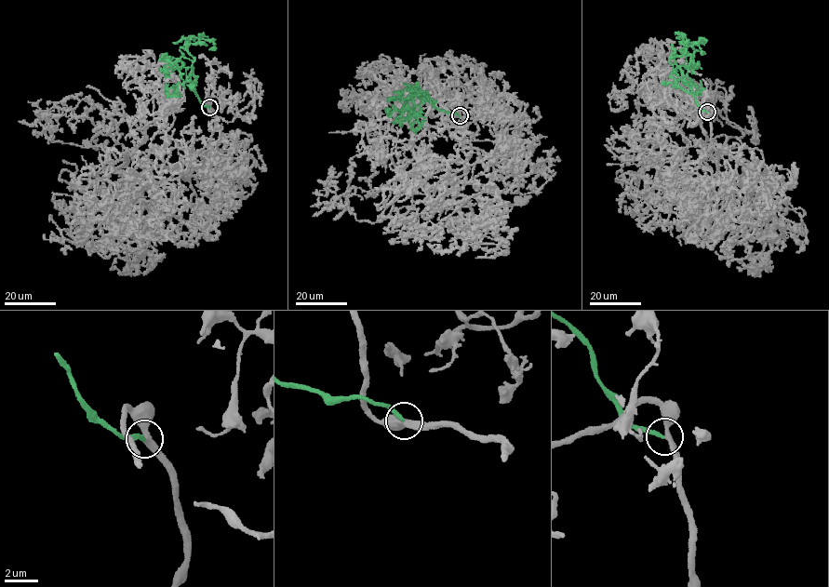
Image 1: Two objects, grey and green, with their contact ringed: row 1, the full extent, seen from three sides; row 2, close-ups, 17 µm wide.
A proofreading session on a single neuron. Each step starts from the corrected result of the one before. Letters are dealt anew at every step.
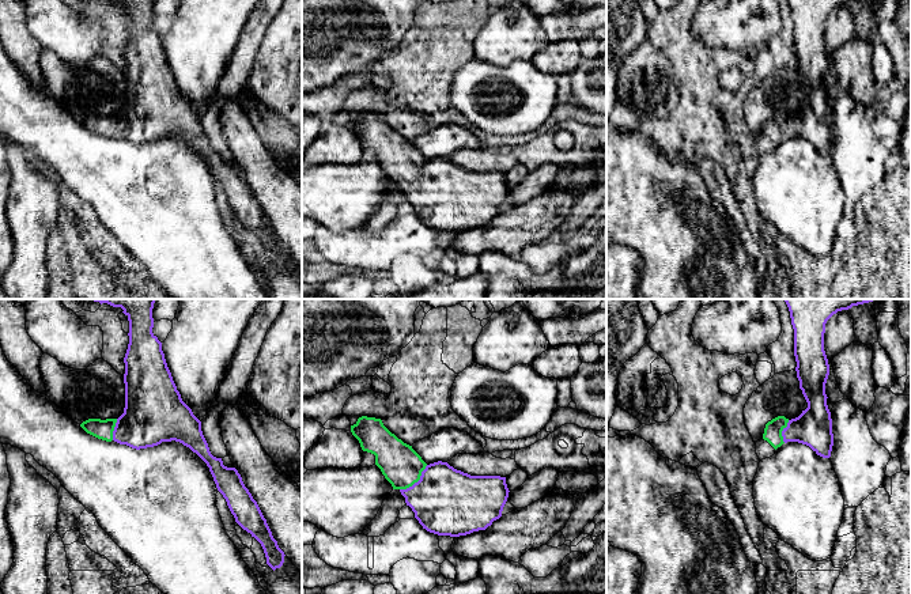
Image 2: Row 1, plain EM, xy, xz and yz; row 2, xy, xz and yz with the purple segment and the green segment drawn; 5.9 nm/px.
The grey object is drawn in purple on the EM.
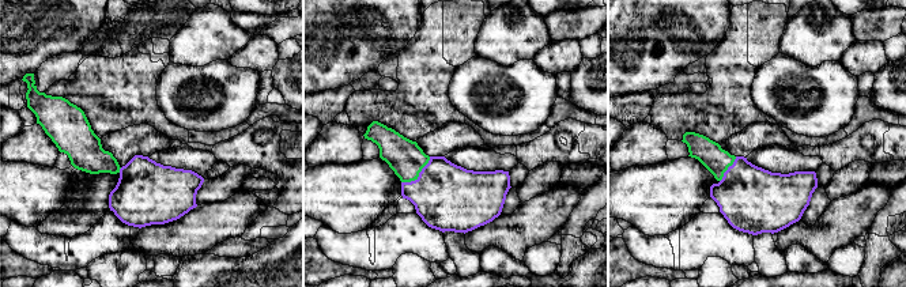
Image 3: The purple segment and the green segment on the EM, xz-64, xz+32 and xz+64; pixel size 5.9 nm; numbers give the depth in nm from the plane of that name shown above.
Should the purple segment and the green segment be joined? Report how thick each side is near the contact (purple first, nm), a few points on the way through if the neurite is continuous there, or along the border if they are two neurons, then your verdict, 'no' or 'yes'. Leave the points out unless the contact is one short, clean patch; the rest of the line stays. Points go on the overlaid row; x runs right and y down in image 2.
calibres 400 and 240 nm; way xz (446, 502), (418, 481), (400, 464); yes

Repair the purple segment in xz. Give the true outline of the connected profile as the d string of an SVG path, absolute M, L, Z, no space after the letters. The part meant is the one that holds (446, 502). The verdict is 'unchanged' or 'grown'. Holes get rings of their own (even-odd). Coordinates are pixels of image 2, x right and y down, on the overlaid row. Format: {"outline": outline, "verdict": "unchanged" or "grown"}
{"outline": "M362 416L351 425L351 432L363 451L375 455L375 465L393 489L401 492L407 506L412 508L415 518L427 531L460 537L485 530L502 517L510 492L506 477L470 476L442 461L427 465L412 446L392 434L381 419Z", "verdict": "grown"}

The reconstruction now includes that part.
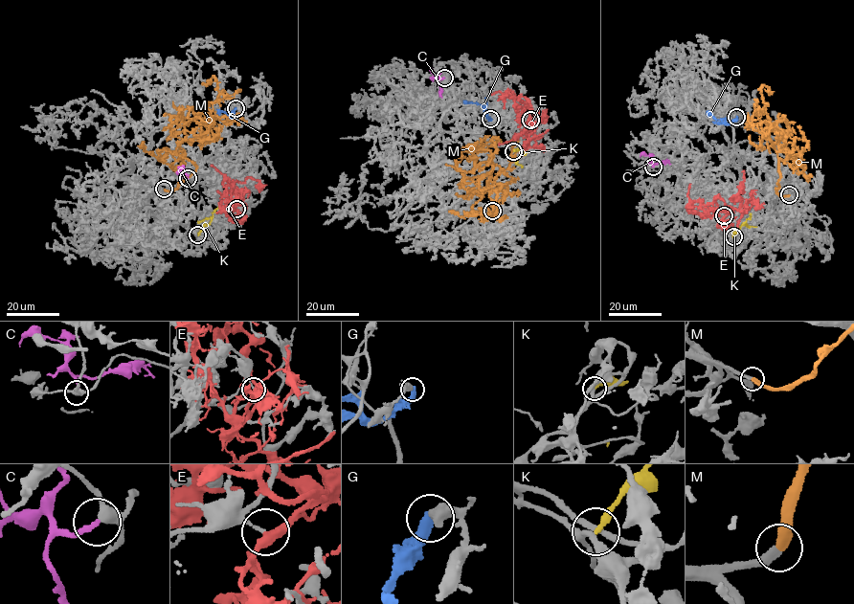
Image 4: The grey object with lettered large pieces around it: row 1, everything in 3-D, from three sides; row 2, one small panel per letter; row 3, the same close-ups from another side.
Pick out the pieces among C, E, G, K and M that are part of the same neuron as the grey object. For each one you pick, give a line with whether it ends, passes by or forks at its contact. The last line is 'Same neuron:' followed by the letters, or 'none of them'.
C: it ends there
M: it ends there
Same neuron: C, M

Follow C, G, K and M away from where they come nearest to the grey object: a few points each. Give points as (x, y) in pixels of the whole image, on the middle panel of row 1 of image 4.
C: (443, 78), (438, 80), (441, 97)
G: (490, 119), (479, 104), (463, 100)
K: (514, 151), (521, 149), (517, 163), (522, 167)
M: (492, 211), (505, 184), (478, 188), (492, 167), (491, 151), (468, 151), (484, 149), (474, 145), (466, 158)

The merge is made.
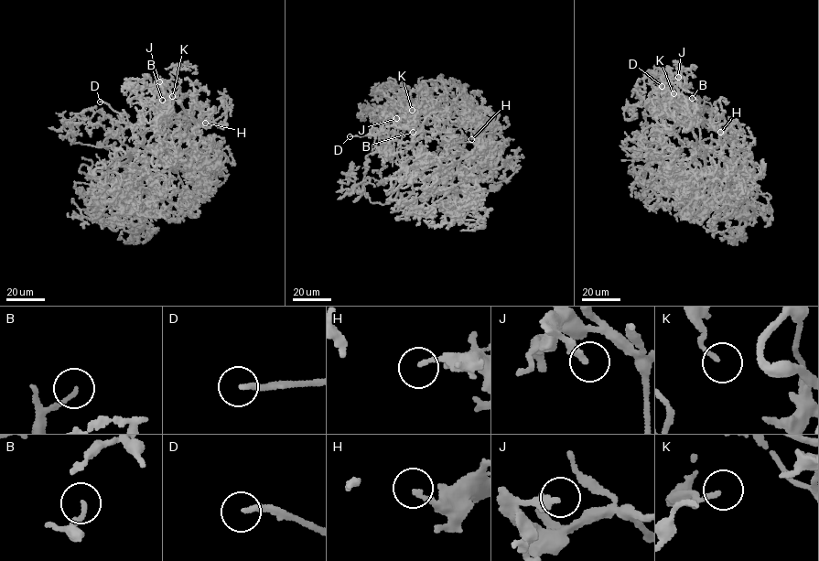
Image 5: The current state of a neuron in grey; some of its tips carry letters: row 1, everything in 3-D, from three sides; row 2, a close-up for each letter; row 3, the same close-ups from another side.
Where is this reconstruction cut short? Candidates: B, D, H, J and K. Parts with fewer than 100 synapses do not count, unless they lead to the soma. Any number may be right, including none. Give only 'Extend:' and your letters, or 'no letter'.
Extend: D

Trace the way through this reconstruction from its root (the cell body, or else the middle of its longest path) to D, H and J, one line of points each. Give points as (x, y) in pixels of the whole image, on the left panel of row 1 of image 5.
D: (128, 165), (123, 163), (131, 157), (130, 151), (144, 139), (133, 129), (124, 113), (117, 113), (100, 102)
H: (128, 165), (158, 175), (177, 158), (163, 142), (186, 130), (188, 120), (198, 124), (208, 117), (205, 123)
J: (128, 165), (147, 175), (160, 172), (198, 131), (178, 99), (179, 87), (159, 81)

